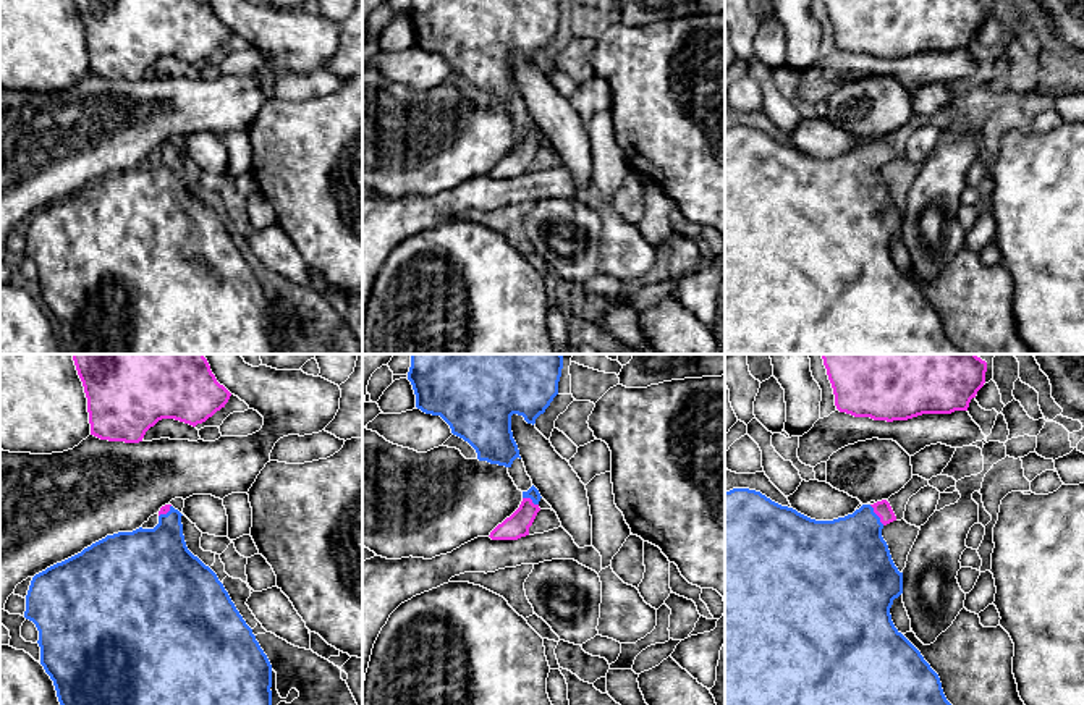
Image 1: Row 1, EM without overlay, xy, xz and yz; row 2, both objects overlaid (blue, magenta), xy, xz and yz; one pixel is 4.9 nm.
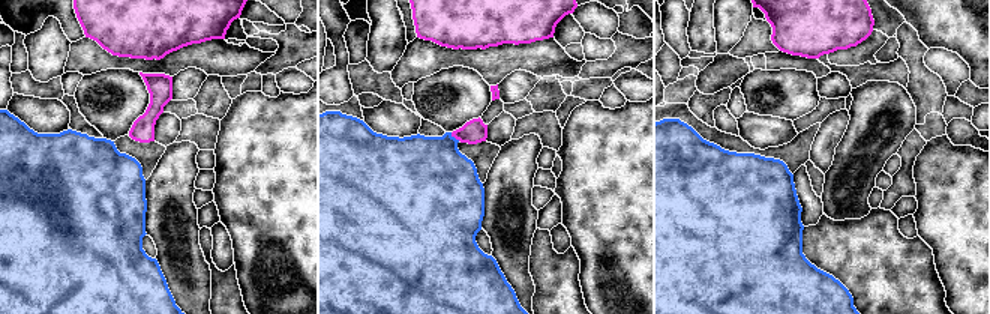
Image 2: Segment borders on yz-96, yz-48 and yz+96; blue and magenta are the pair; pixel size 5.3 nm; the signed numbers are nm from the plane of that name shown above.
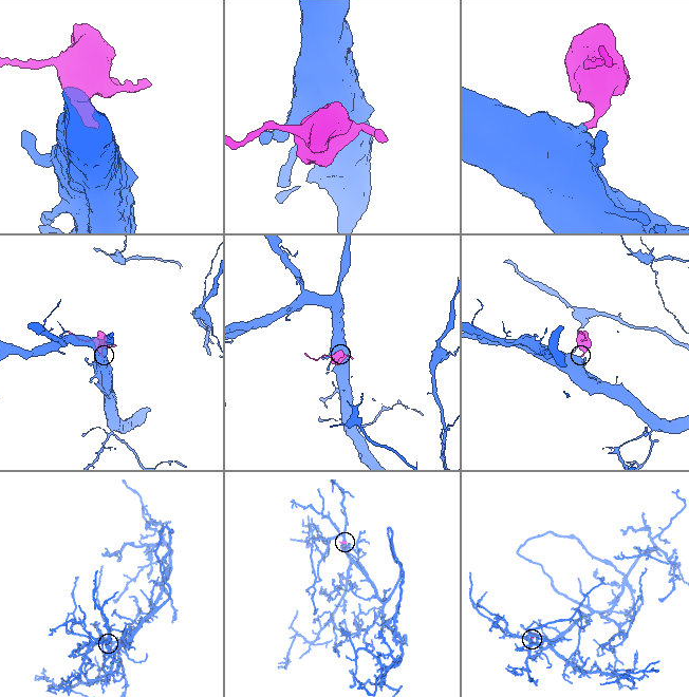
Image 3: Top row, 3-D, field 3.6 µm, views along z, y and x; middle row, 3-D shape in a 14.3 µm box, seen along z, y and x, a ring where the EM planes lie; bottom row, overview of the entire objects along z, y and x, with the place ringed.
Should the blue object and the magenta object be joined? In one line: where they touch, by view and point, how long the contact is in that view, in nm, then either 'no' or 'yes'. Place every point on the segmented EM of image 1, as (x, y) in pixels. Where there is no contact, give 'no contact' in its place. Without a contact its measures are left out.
contact yz (876, 515); length 130 nm; yes

